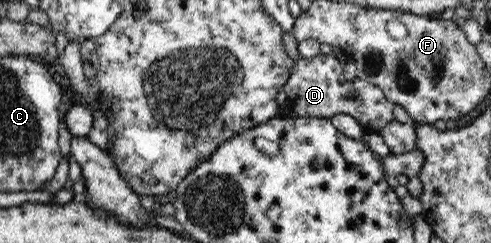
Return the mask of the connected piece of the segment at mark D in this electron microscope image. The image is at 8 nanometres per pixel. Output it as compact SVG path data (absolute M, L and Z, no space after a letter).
M284 31L282 39L286 53L295 61L294 69L282 88L288 95L287 109L294 110L297 116L327 119L331 119L336 114L349 114L370 132L380 132L391 120L394 120L395 103L371 82L358 77L346 79L343 74L345 60L337 59L333 54L324 55L321 52L317 56L303 58L298 54L298 42L294 36Z

